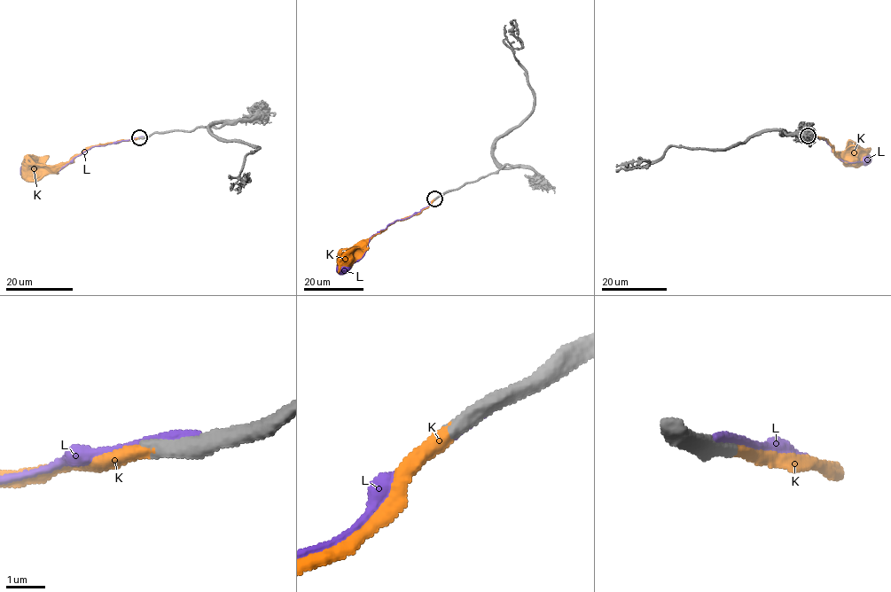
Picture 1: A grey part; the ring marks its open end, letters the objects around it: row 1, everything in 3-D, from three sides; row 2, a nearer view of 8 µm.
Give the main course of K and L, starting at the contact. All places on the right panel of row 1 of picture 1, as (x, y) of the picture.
K: (808, 136), (824, 138), (841, 160), (852, 156), (857, 159)
L: (807, 135), (824, 138), (833, 153), (844, 161), (862, 161), (863, 159)

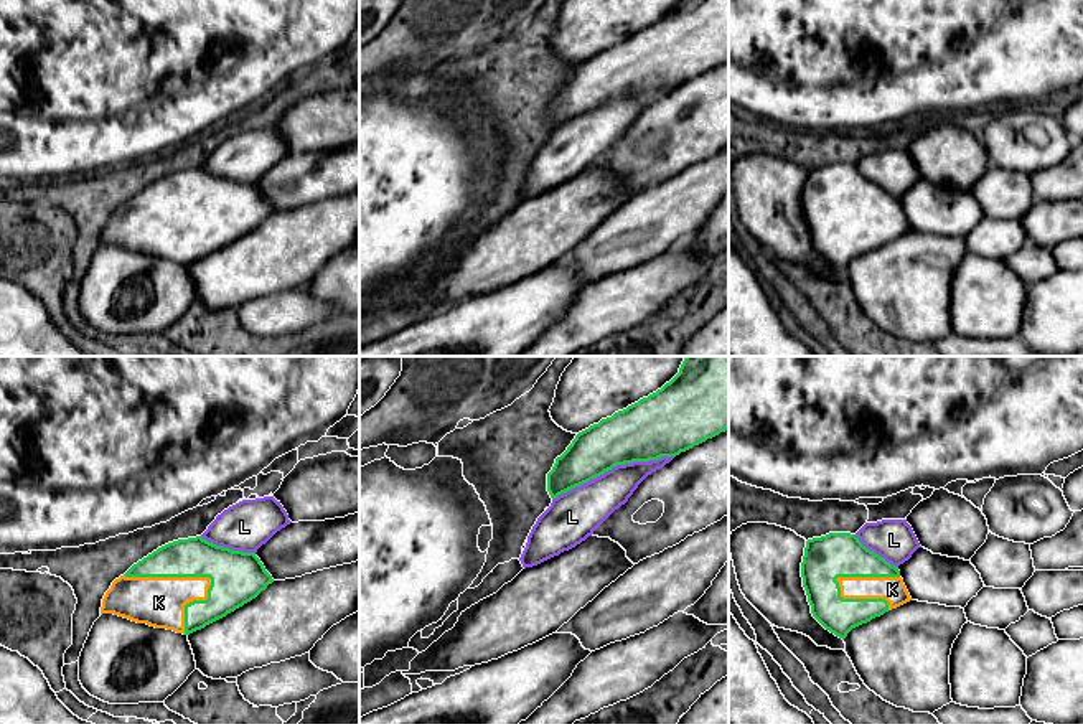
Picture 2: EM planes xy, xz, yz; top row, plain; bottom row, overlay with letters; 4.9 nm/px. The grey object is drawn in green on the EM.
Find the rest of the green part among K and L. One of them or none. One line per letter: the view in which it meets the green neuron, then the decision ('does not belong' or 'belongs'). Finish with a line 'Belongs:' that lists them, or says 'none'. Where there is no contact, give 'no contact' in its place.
K: contact in xy; belongs
L: contact in xz; does not belong
Belongs: K

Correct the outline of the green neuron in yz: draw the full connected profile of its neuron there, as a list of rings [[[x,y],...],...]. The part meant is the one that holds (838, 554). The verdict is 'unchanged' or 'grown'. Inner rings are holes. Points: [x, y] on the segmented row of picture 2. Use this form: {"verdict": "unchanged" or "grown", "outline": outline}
{"verdict": "grown", "outline": [[[851,533],[808,539],[801,577],[813,617],[842,640],[852,628],[912,600],[898,567]]]}

